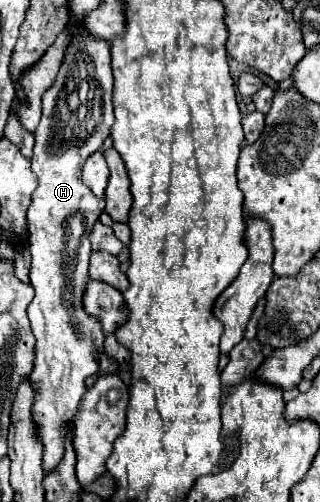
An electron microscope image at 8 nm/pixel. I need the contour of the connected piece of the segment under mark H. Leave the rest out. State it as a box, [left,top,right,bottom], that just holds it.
[27,28,113,470]

